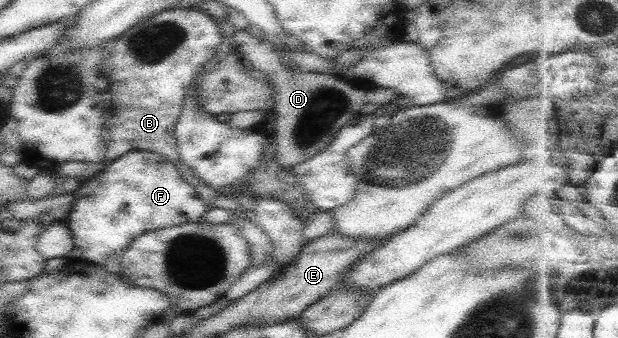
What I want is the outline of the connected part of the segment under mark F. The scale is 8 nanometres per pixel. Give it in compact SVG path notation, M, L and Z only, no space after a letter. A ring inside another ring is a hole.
M133 148L117 156L116 160L112 160L100 172L80 183L72 193L72 209L66 216L65 225L70 229L74 246L79 248L78 258L89 264L103 266L107 256L119 258L137 236L159 228L198 222L210 209L196 194L194 186L182 179L173 162L159 152Z

